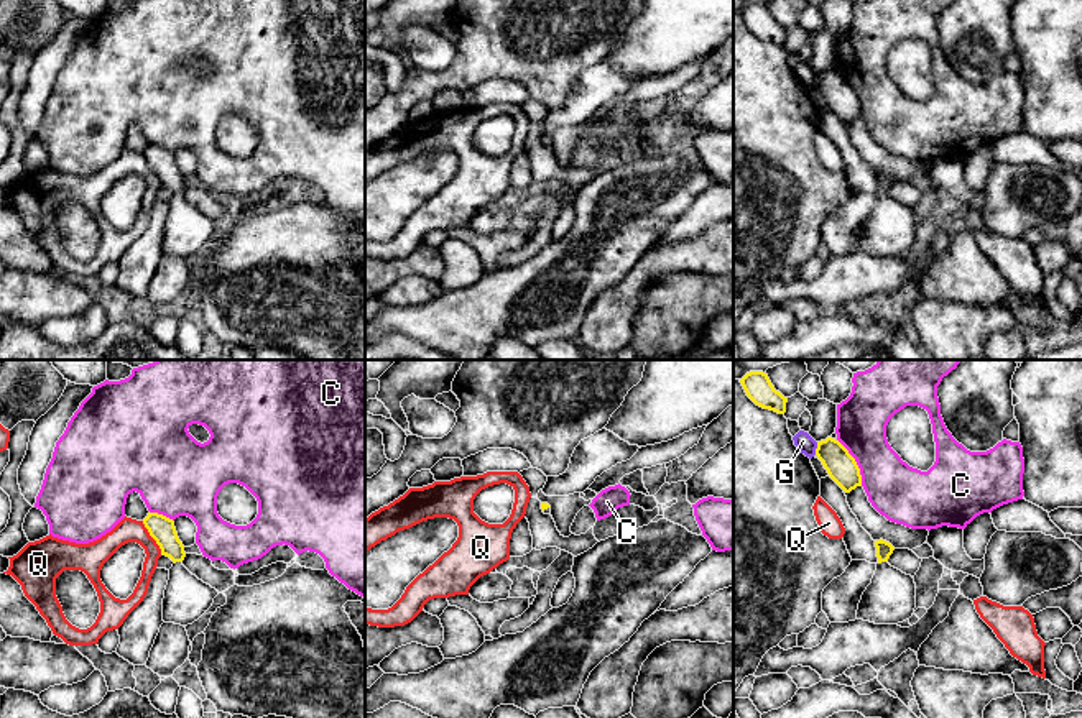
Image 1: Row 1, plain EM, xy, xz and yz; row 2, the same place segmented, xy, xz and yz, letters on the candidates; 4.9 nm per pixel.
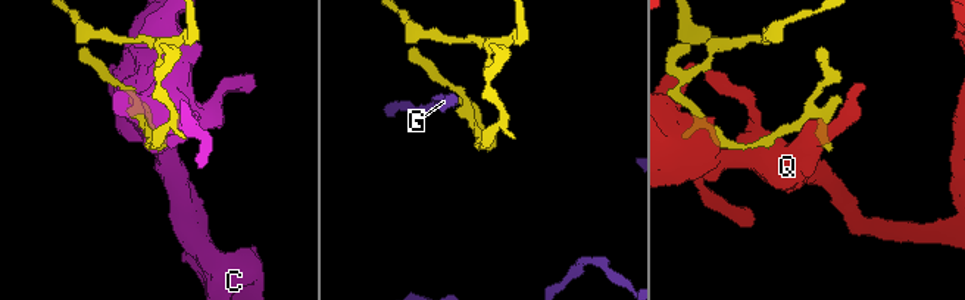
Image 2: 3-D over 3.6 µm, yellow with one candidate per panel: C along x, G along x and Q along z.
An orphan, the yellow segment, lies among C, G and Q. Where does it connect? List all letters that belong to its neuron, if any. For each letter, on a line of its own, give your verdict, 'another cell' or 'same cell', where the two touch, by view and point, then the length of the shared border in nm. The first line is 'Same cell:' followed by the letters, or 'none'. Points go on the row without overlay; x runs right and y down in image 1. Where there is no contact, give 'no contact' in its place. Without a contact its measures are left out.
Same cell: none
C: another cell; contact yz (855, 94); length 260 nm
G: another cell; contact yz (816, 81); length 70 nm
Q: another cell; contact xy (152, 168); length 190 nm

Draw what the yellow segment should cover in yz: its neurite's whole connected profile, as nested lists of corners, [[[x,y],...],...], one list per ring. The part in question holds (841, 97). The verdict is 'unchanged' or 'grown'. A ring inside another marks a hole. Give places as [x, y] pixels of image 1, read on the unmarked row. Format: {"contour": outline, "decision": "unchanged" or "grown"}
{"contour": [[[827,69],[825,72],[817,74],[816,87],[822,94],[829,108],[845,125],[850,125],[857,118],[862,118],[860,100],[855,90],[839,72]]], "decision": "unchanged"}

